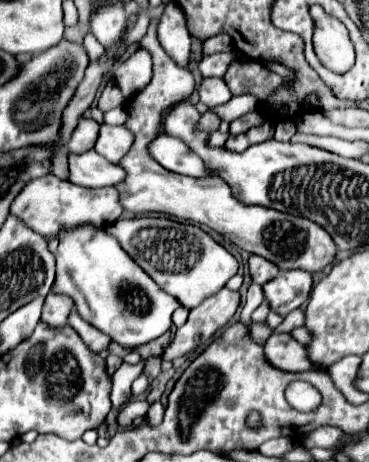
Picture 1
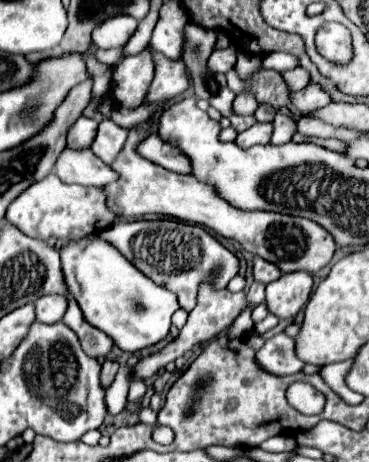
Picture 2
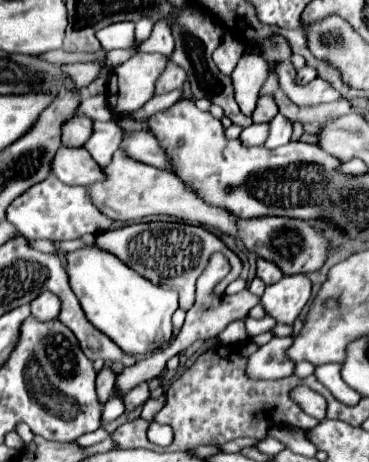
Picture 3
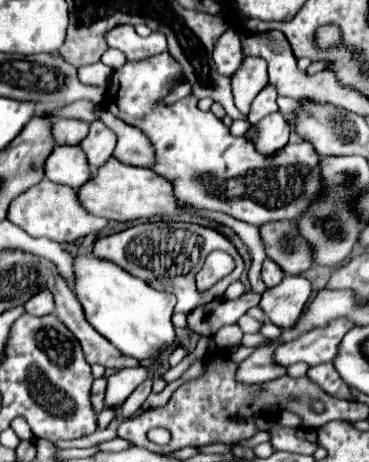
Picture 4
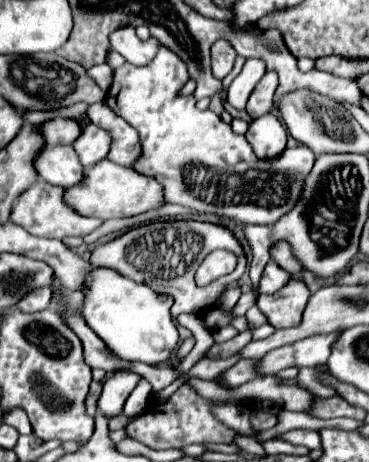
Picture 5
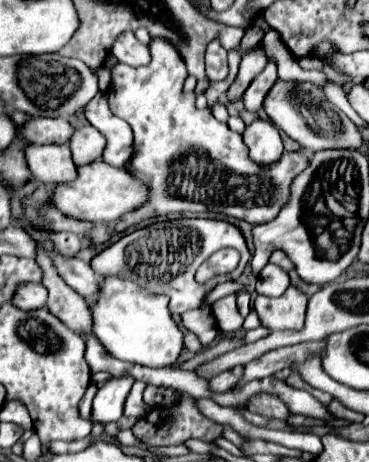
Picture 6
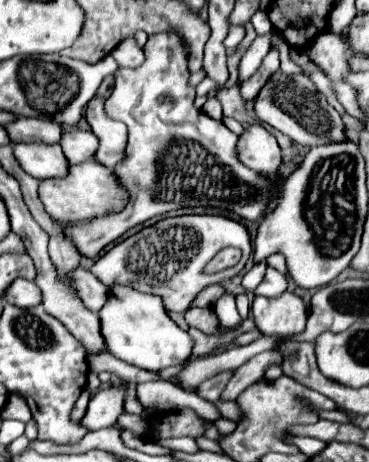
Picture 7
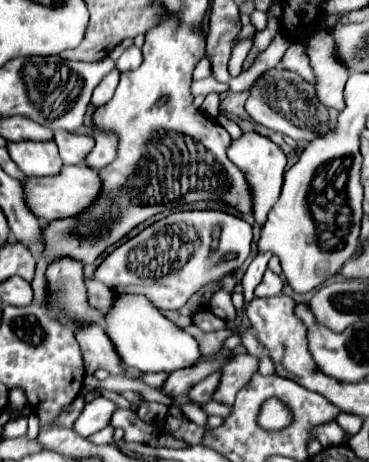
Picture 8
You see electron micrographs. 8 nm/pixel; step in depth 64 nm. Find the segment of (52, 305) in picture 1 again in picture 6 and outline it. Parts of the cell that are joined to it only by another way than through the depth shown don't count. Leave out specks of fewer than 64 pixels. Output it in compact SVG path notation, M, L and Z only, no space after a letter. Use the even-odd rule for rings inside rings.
M24 284L20 292L16 292L12 304L20 310L38 310L46 304L48 290L42 284Z

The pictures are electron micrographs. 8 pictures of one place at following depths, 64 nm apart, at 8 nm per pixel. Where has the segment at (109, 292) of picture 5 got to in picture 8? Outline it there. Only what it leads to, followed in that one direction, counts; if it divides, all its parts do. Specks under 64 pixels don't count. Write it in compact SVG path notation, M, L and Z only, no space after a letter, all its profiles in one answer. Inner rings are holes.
M116 294L112 308L104 314L106 334L110 336L116 354L126 366L138 368L142 372L174 372L196 364L202 356L198 352L198 342L170 322L146 296Z

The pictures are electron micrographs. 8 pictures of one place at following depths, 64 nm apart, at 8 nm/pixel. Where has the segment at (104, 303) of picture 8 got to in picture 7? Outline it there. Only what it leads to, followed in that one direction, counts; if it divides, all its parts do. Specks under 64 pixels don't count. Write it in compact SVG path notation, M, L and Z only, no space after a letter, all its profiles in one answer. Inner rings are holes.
M82 266L70 272L68 280L74 286L74 290L78 292L78 296L84 300L84 304L88 304L88 308L92 308L92 312L98 314L98 310L102 308L106 300L106 286L100 280L96 280L96 276L92 276L90 270Z

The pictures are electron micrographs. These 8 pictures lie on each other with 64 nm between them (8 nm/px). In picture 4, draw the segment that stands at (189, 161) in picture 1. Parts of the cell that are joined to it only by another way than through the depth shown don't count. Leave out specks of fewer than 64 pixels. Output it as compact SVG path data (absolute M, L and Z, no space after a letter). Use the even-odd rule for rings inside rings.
M100 110L100 120L110 124L110 128L118 136L118 144L114 150L116 158L124 160L124 164L136 164L136 166L152 166L154 164L154 146L142 130L122 122L108 110Z

